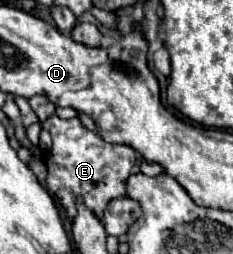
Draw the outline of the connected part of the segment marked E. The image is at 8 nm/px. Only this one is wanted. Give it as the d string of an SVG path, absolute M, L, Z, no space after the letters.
M54 115L46 119L42 127L50 131L52 143L54 143L48 155L48 163L46 163L48 191L60 197L70 219L76 215L74 201L80 195L84 197L86 207L92 209L96 217L102 217L102 211L110 199L126 195L126 179L136 161L136 151L130 145L118 145L118 143L104 141L98 133L84 129L78 117L70 121L62 121L60 117Z

